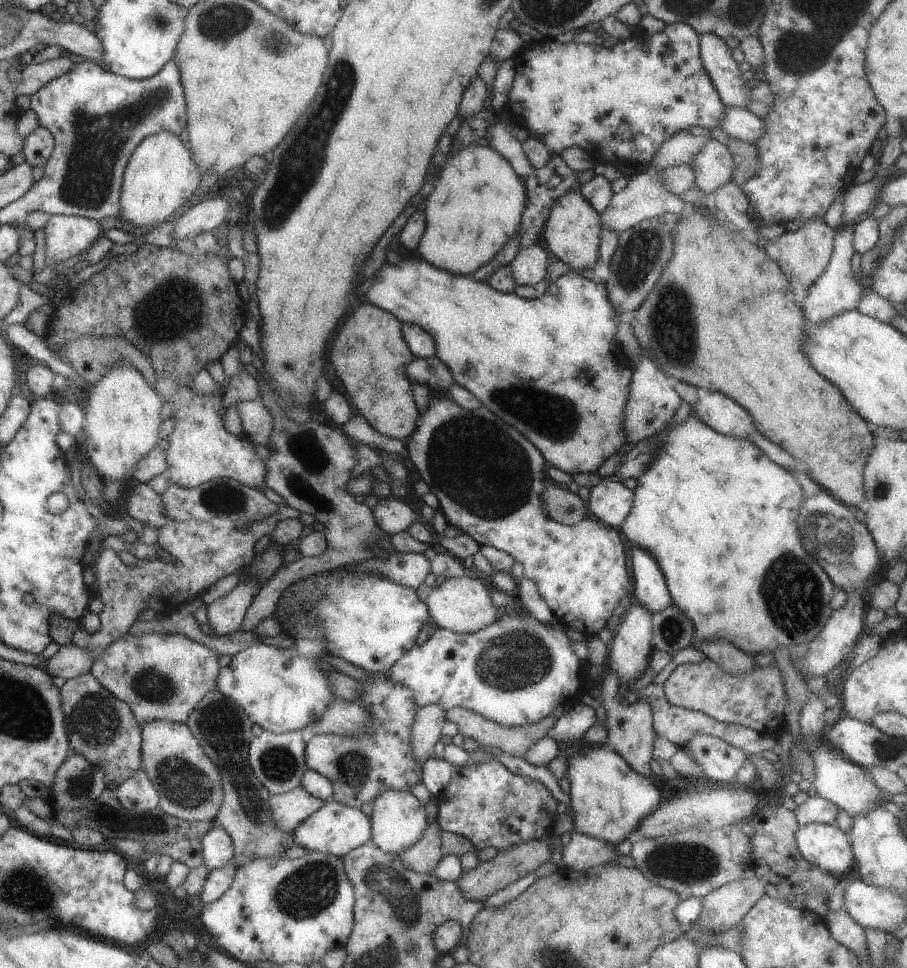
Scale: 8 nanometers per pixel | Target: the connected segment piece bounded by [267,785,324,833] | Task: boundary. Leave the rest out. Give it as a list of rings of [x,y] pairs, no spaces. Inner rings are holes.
[[[301,785],[284,793],[270,795],[267,800],[270,820],[275,823],[276,830],[284,833],[291,832],[302,820],[321,808],[323,803],[303,790]]]

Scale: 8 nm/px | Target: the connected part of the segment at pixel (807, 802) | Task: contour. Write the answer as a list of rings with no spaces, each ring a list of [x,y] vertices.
[[[809,793],[803,803],[797,805],[793,811],[798,825],[809,823],[829,825],[832,820],[836,820],[839,809],[838,806],[819,795]]]

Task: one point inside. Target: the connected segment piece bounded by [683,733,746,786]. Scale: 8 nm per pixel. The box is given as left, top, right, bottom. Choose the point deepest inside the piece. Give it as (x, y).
(717, 760)

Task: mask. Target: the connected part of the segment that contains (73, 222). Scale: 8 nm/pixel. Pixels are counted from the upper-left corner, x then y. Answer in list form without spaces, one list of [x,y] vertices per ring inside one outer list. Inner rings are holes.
[[[50,215],[43,227],[43,254],[51,268],[57,262],[77,256],[101,236],[97,221],[75,215]]]

